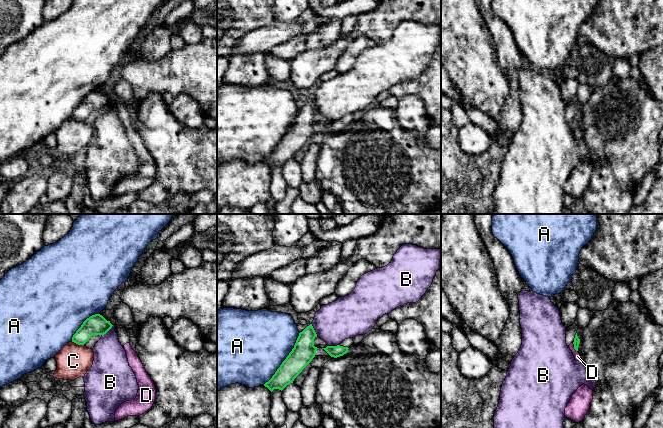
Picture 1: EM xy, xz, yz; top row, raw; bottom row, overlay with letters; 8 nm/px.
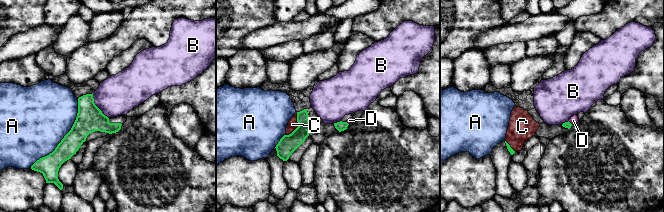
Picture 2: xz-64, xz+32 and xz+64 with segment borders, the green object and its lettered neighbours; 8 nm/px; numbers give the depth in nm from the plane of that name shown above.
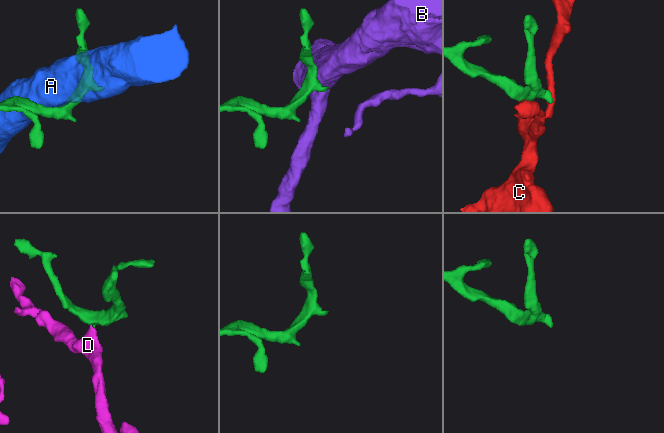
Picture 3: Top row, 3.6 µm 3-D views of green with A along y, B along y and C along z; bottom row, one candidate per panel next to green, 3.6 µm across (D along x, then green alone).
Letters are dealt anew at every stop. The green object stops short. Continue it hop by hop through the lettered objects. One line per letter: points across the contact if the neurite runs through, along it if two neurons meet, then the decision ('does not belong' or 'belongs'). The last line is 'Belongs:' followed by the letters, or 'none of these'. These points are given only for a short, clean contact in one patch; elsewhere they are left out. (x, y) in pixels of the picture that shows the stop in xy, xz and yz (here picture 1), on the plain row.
A: does not belong
B: along xy (113, 101), (102, 111) | does not belong
C: along xy (71, 117), (83, 121) | does not belong
D: across yz (576, 118), (574, 123), (577, 132) | belongs
Belongs: D

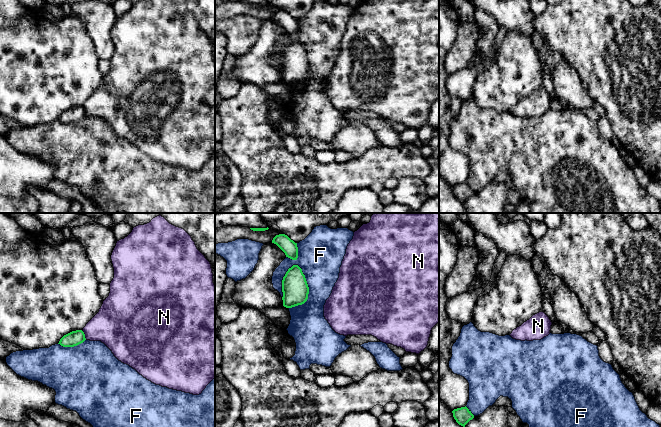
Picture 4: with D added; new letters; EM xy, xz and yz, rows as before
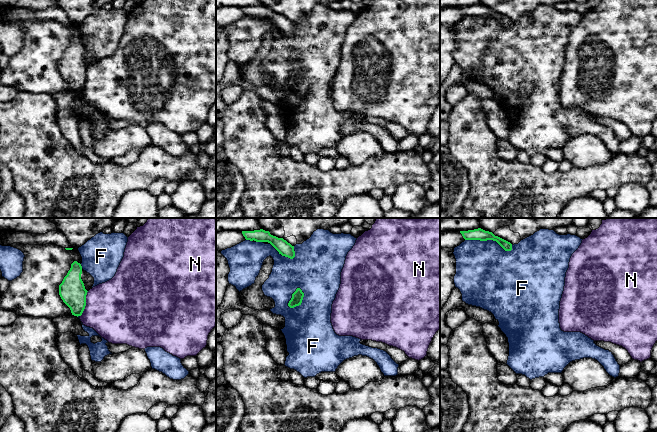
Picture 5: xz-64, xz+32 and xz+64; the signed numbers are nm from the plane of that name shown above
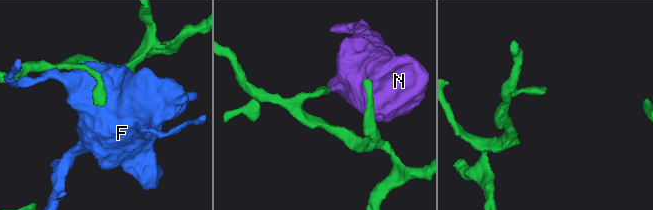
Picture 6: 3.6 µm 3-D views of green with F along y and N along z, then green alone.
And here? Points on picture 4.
F: does not belong
N: along xy (81, 106), (86, 115) | does not belong
Belongs: none of these

